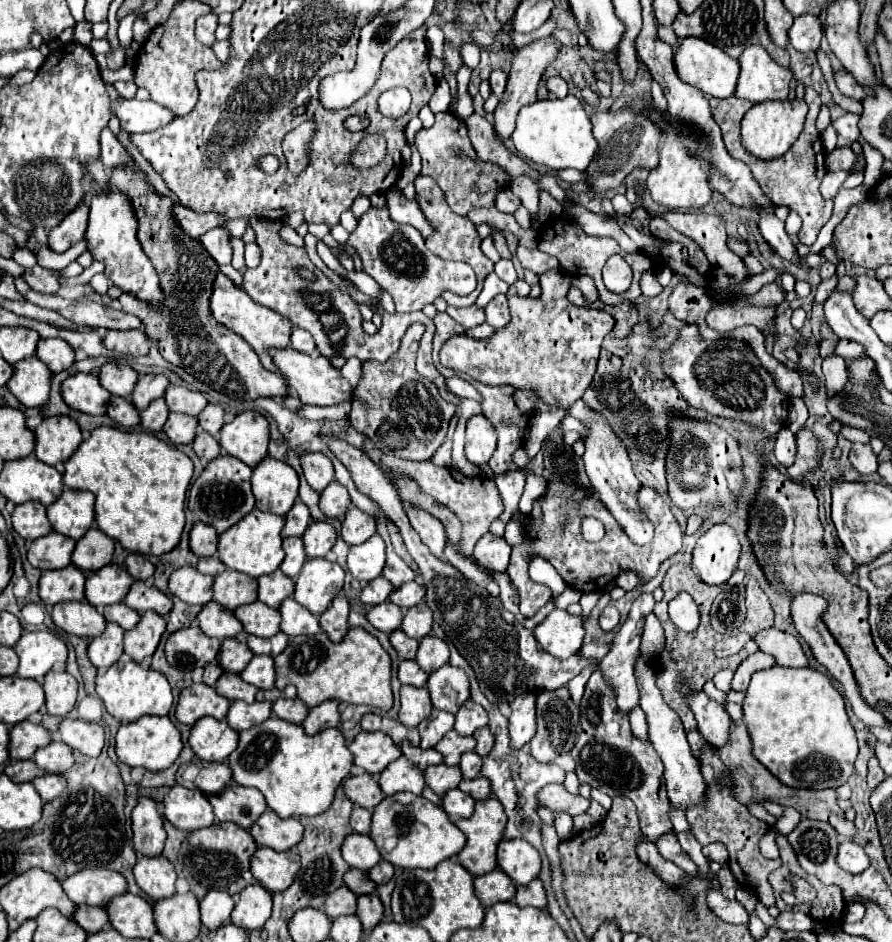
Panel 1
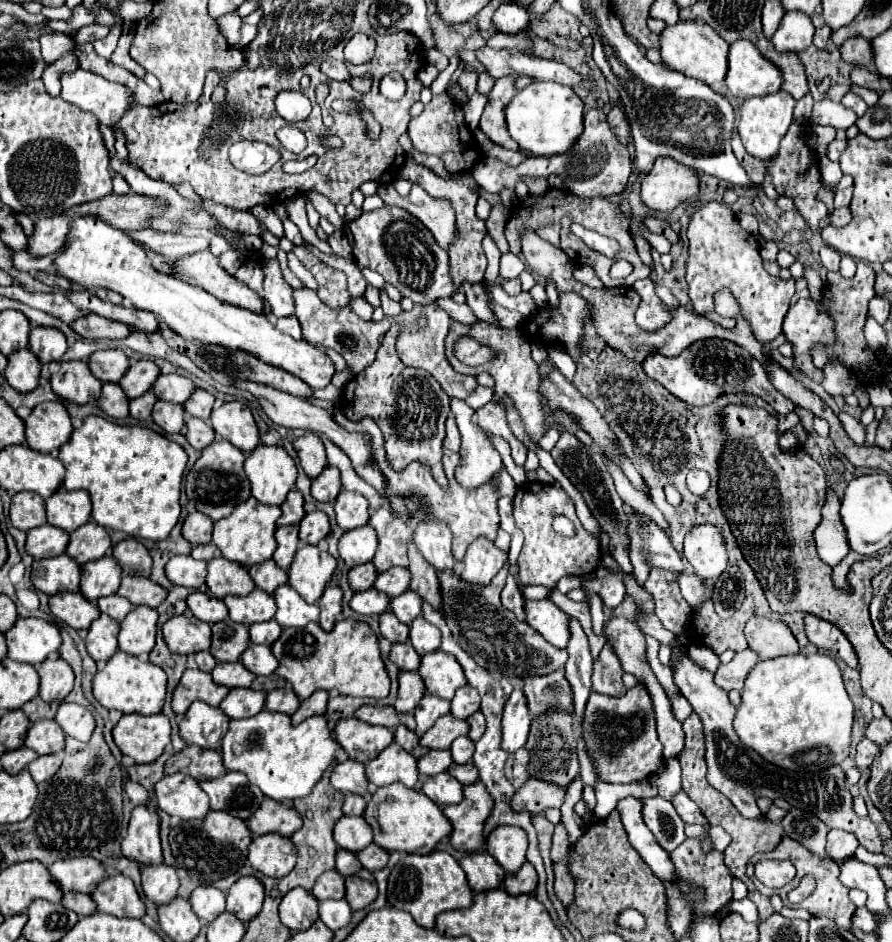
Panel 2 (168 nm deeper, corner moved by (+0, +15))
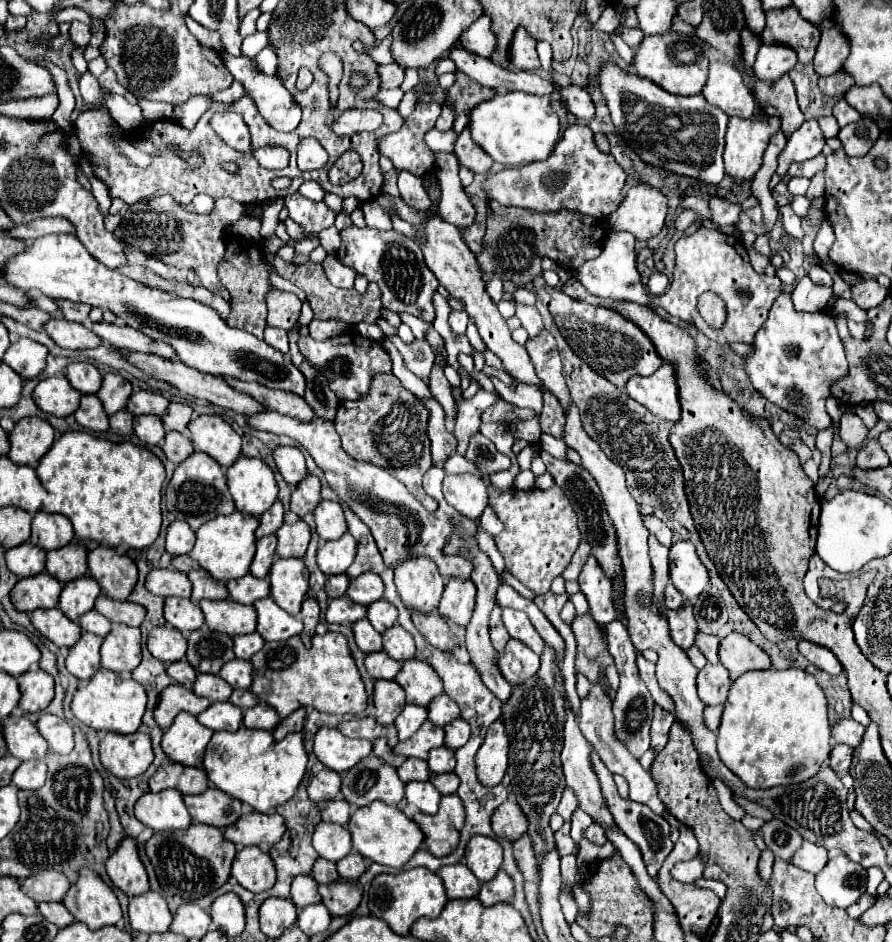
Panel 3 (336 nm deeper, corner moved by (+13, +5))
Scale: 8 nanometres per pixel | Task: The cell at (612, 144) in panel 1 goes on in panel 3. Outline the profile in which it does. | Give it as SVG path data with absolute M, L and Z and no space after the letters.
M573 124L563 132L555 150L547 160L505 168L485 178L483 192L487 200L497 200L503 206L519 206L529 210L573 210L593 218L605 218L621 204L621 190L627 174L611 154L603 154L593 140L593 132L585 124Z

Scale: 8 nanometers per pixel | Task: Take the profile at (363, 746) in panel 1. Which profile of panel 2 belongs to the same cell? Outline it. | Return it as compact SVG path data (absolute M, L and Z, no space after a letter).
M356 718L340 720L334 728L334 734L338 744L346 750L346 754L352 760L358 760L358 758L374 760L374 756L378 756L378 752L382 752L394 740L388 728L370 726Z

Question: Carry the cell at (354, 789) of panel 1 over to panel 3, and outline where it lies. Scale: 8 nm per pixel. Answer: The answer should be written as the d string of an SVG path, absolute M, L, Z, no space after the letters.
M321 770L309 782L309 798L313 802L329 802L335 800L341 792L341 776L335 770Z

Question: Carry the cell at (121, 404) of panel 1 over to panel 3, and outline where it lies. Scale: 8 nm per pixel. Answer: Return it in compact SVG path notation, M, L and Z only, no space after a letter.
M83 396L81 406L77 408L77 412L73 416L81 426L85 426L93 432L107 432L109 430L109 416L105 414L103 404L97 396Z

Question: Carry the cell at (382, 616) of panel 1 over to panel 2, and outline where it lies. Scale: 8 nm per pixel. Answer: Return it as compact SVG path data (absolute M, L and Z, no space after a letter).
M368 588L364 592L354 592L348 606L358 614L382 614L388 610L390 598L384 592Z

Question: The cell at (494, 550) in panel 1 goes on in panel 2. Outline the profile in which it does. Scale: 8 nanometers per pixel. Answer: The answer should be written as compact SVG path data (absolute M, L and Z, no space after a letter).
M478 538L474 544L470 544L464 556L464 570L460 576L474 586L486 586L498 574L504 560L506 552L498 550L490 540Z

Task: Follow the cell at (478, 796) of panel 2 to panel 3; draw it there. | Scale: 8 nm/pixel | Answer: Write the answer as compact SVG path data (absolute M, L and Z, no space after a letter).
M451 794L441 798L437 814L415 814L413 820L419 822L419 828L425 832L427 850L441 858L453 854L459 844L459 832L465 822L465 808L461 798Z

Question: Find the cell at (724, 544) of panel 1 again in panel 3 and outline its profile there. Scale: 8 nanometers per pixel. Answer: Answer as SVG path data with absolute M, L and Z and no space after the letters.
M679 540L671 546L669 576L673 586L685 594L685 600L695 600L709 584L709 572L699 560L695 546L687 540Z

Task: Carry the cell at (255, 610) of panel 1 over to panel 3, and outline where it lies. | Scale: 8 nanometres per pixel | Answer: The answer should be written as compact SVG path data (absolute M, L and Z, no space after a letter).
M205 600L199 602L199 606L205 614L205 624L209 626L209 630L223 632L229 636L255 632L257 612L253 606L245 606L233 600Z

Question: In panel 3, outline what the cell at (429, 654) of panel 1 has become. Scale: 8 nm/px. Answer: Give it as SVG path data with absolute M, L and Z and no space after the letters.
M393 626L393 628L385 630L385 634L383 634L383 650L397 662L411 660L411 658L415 658L413 636L405 628Z

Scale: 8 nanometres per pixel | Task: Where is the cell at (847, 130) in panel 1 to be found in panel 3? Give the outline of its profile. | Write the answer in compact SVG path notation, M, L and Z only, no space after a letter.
M839 98L839 102L835 104L835 108L833 108L833 116L837 118L839 126L847 126L847 124L857 122L857 120L861 118L861 114L859 114L857 110L853 110L843 98Z

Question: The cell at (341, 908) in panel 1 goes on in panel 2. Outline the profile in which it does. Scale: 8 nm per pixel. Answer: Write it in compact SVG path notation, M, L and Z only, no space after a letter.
M330 870L330 872L324 872L318 880L316 880L316 884L314 884L314 888L312 888L312 894L322 902L322 900L328 900L328 898L332 898L332 900L342 900L344 898L344 878L338 874L338 872L334 872L334 870Z

